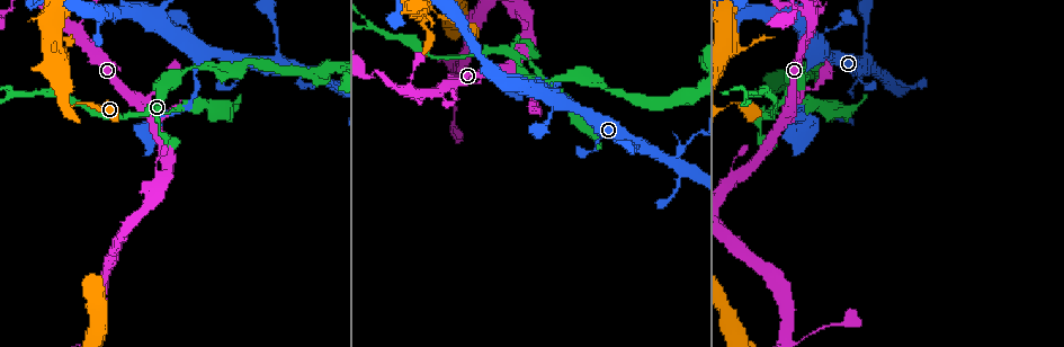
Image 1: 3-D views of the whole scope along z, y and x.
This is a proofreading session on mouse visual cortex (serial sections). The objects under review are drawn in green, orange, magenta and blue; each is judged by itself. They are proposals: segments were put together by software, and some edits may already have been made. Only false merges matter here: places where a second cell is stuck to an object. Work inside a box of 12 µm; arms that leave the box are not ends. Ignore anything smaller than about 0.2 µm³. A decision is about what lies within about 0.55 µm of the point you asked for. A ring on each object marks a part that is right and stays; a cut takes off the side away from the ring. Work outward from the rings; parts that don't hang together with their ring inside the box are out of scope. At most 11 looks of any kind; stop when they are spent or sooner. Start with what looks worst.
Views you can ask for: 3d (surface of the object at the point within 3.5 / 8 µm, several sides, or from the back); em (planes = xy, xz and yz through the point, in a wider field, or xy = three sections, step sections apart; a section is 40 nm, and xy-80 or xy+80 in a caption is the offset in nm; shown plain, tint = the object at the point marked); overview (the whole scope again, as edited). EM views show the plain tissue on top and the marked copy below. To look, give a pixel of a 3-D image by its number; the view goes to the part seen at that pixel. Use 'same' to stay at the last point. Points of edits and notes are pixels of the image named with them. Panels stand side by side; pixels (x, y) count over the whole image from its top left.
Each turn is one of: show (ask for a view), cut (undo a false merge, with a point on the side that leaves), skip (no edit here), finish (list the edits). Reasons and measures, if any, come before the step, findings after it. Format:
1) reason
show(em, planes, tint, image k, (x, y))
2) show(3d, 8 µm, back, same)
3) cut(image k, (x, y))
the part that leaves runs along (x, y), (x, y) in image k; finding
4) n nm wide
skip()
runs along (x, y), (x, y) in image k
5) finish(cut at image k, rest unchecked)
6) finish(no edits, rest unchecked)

three-way junction
show(3d, 8 µm, image 1, (746, 92))

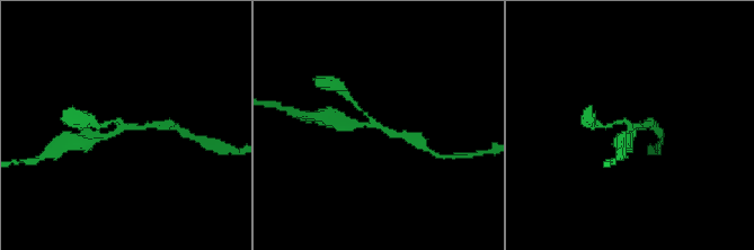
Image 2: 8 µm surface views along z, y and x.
show(3d, 3.5 µm, image 2, (631, 124))

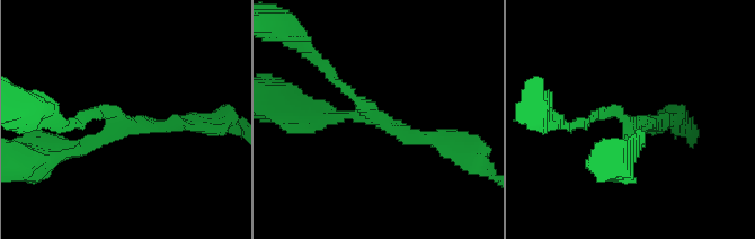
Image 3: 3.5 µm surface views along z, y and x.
3 arms; arms of 150, 150, 200 nm; shape alone is not enough
show(em, planes, tint, image 3, (628, 122))

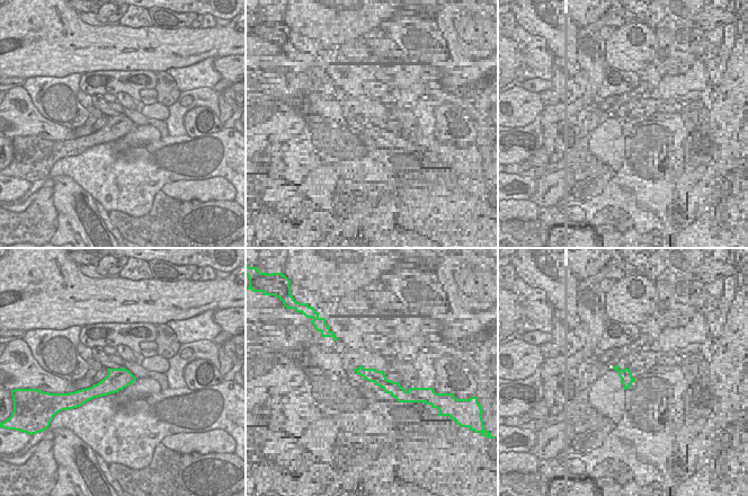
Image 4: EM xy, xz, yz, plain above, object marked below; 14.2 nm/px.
skip()
runs along (442, 143), (373, 117), (331, 115), (321, 100) in image 3; all the same cell

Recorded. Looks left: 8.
side arm on a straight run
show(3d, 3.5 µm, image 1, (411, 92))

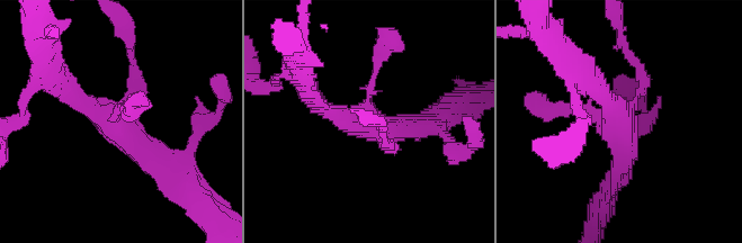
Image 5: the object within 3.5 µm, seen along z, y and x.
need the tissue
show(em, xy, step 1, tint, image 5, (117, 126))

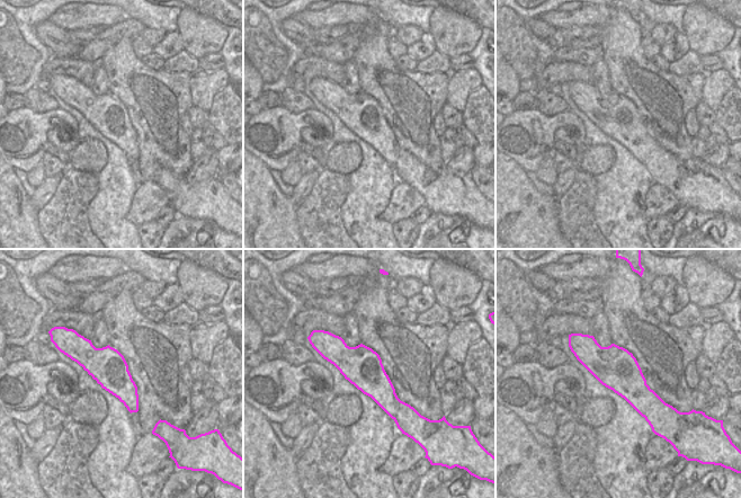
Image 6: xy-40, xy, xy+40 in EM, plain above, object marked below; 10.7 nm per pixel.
skip()
runs along (178, 168), (157, 164), (60, 86) in image 5; one cell here

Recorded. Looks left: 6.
narrows sharply
show(3d, 3.5 µm, image 1, (74, 105))

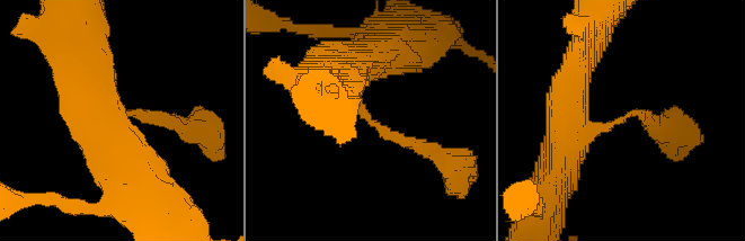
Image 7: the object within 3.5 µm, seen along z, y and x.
need the tissue
show(em, xy, step 2, tint, image 7, (623, 119))

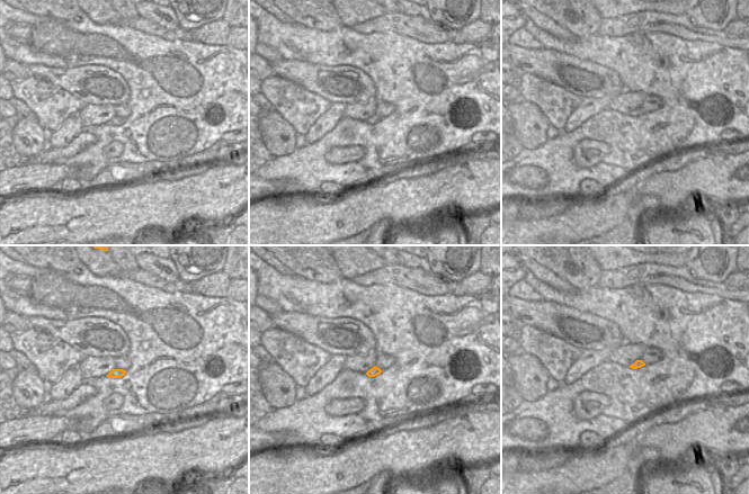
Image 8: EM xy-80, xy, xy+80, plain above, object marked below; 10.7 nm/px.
cut it another way
show(em, planes, tint, same)

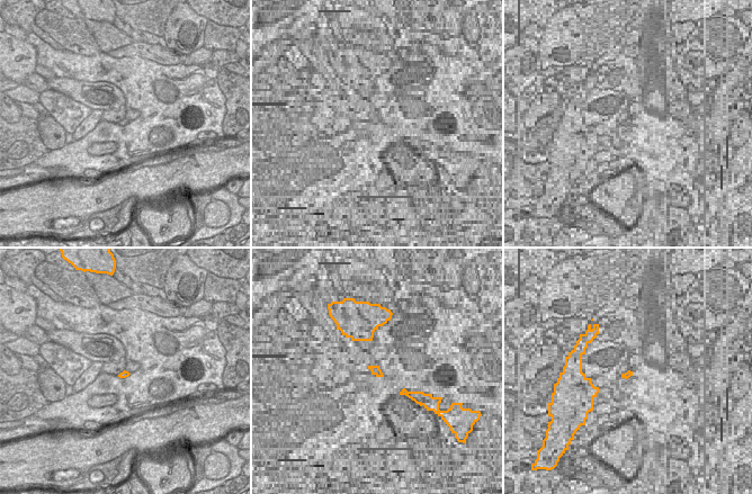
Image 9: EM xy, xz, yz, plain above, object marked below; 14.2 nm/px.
skip()
runs along (431, 154), (364, 117), (347, 77) in image 7; one cell here

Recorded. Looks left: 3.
sharp bend
show(3d, 8 µm, image 1, (221, 73))

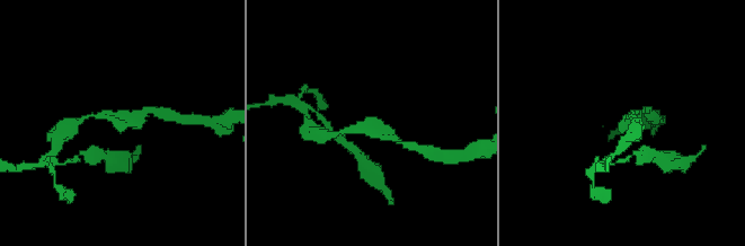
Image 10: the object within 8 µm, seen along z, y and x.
arms of 200, 200 nm
show(em, xy, step 5, tint, image 10, (624, 121))

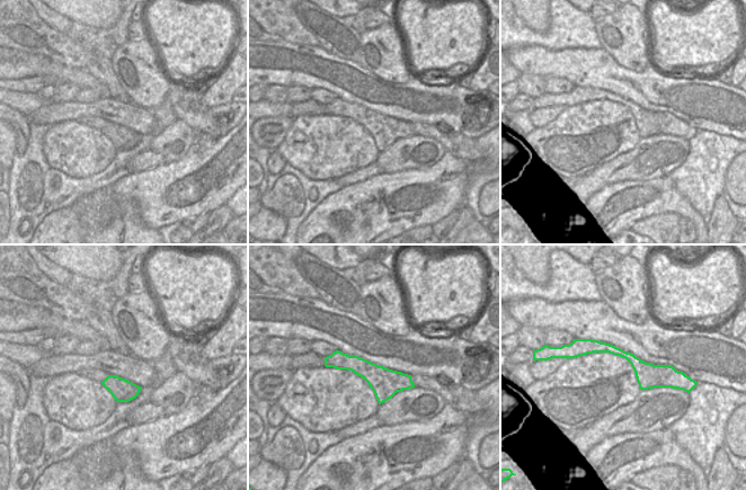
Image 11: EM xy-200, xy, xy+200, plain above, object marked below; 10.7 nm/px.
skip()
runs along (344, 131), (372, 122), (396, 141) in image 10; continuous, no second cell

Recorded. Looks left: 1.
finish(no edits, rest unchecked)

